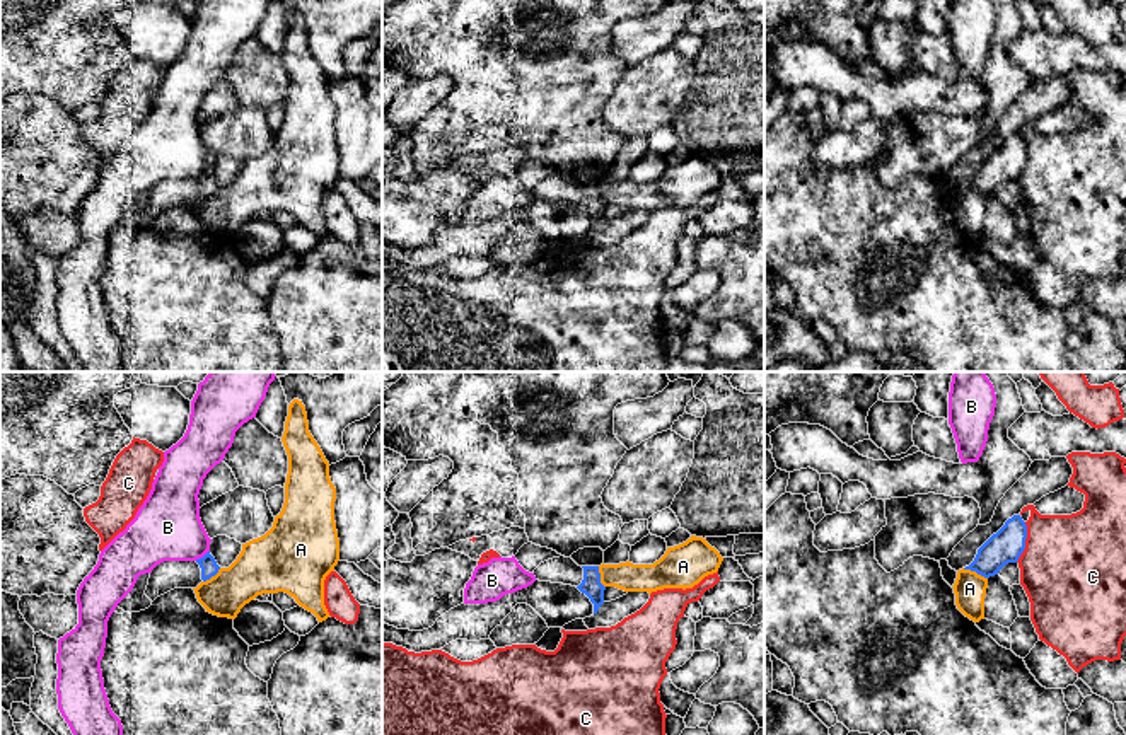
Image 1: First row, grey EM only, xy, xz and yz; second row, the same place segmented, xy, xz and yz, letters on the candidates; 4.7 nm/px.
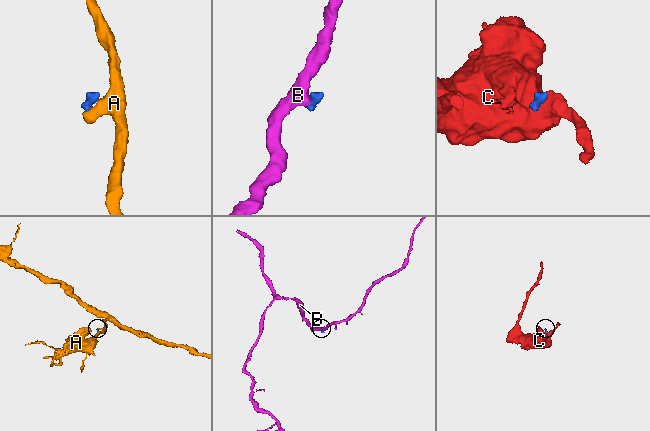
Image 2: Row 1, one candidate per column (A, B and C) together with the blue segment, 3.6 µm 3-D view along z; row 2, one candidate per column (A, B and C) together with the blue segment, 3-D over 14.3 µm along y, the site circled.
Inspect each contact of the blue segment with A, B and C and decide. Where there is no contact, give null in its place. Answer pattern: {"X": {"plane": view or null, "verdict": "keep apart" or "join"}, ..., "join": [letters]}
{"A": {"plane": "yz", "verdict": "keep apart"}, "B": {"plane": "xy", "verdict": "keep apart"}, "C": {"plane": "yz", "verdict": "keep apart"}, "join": []}

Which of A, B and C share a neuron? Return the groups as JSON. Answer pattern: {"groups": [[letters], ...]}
{"groups": [["A"], ["B"], ["C"]]}

